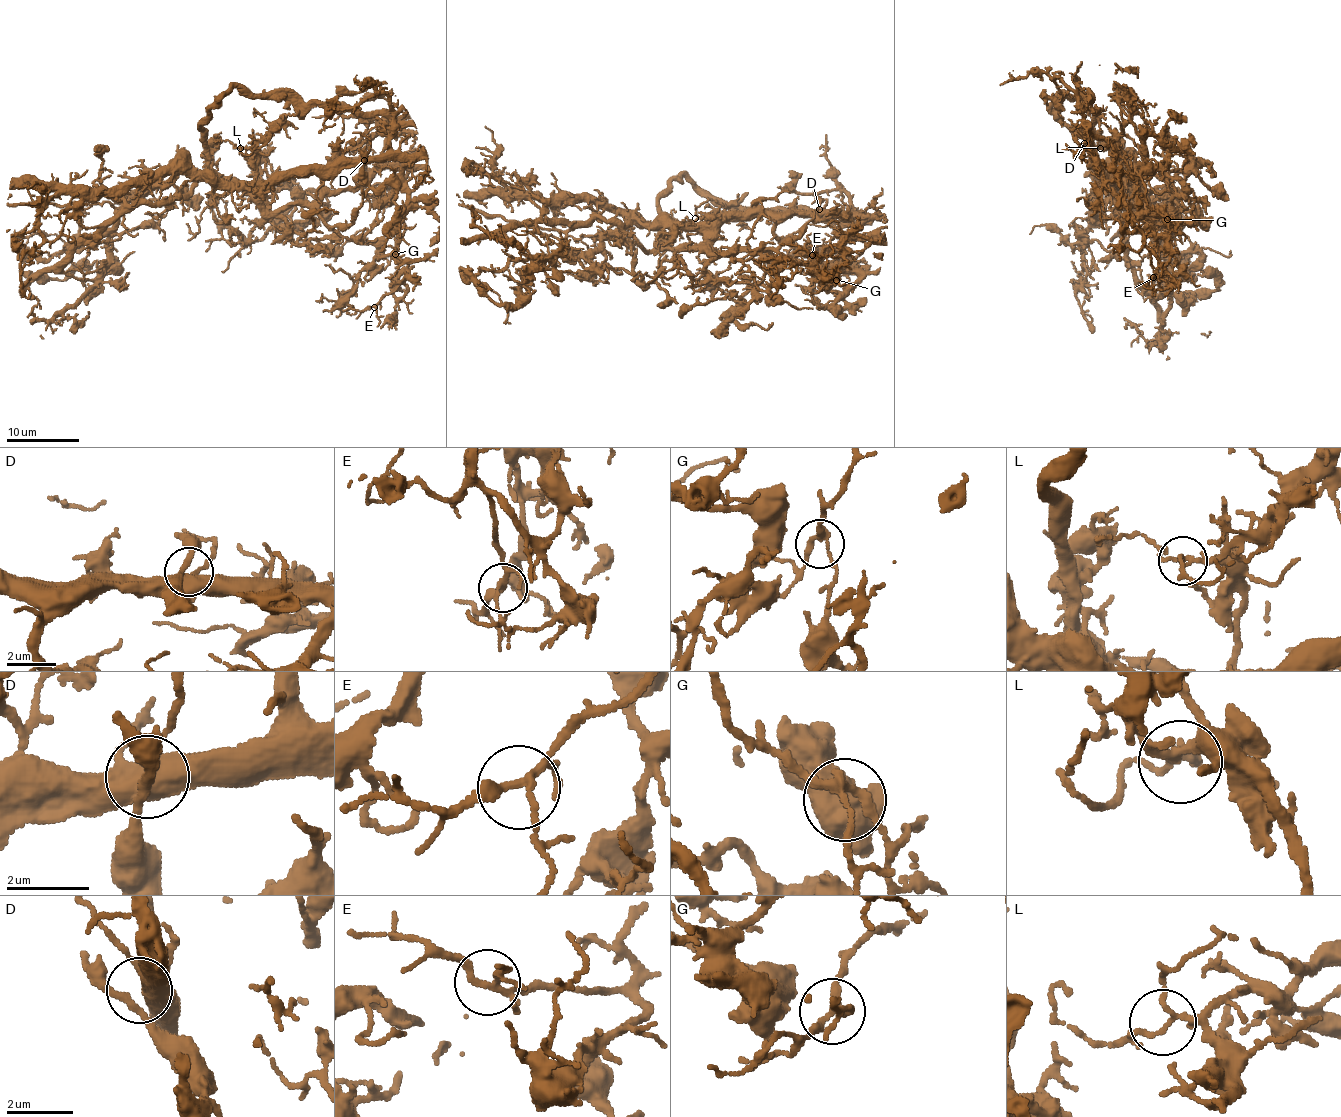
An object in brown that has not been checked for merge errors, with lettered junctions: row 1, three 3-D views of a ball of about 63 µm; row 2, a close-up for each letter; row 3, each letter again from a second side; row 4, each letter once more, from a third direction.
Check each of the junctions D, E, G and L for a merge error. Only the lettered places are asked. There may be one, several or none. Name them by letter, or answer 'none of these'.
none of these

